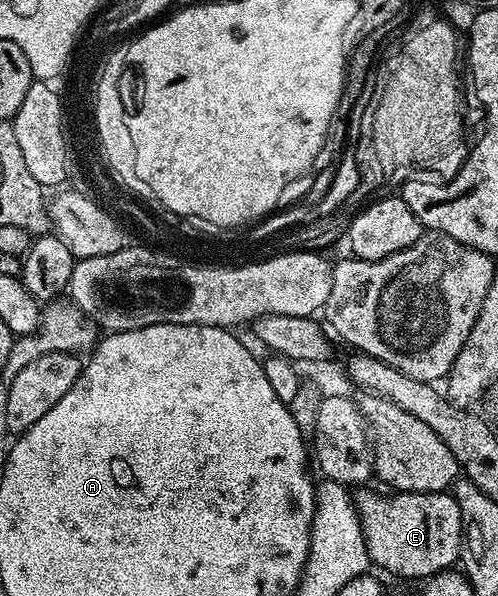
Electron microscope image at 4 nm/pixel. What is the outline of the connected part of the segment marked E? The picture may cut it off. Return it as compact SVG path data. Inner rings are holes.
M360 489L355 492L356 512L360 518L362 525L362 533L366 541L366 549L368 550L369 560L373 564L376 563L384 571L389 571L392 575L401 575L404 579L420 579L427 580L429 577L439 575L442 571L455 568L460 557L460 545L464 541L464 526L462 525L462 513L458 509L458 501L455 494L445 493L443 491L402 491L399 493L388 493L392 495L379 495L376 491L364 491L368 489Z

